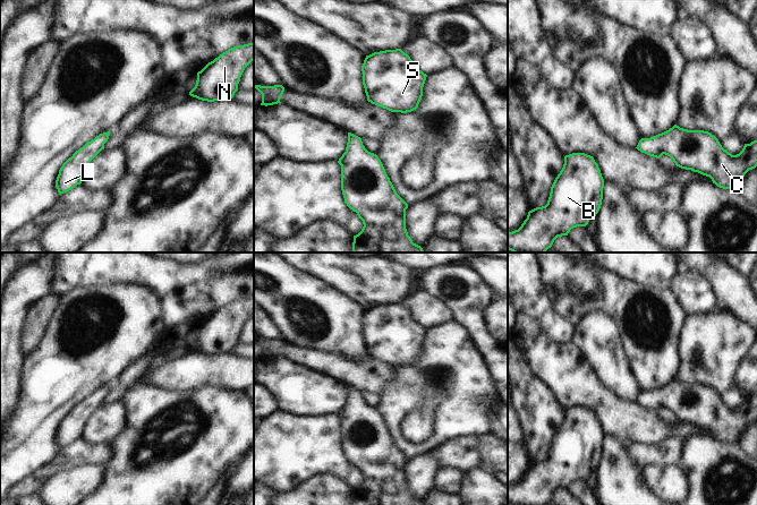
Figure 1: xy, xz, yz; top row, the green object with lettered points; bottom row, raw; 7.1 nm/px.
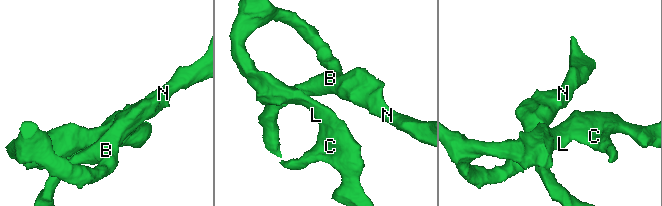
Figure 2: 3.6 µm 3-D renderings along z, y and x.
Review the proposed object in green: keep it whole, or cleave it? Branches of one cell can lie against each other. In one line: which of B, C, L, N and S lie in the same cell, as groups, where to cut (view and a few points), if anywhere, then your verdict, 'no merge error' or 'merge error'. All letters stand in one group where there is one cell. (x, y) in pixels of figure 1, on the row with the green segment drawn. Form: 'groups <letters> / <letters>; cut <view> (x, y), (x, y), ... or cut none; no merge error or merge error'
groups B C L N S; cut none; no merge error

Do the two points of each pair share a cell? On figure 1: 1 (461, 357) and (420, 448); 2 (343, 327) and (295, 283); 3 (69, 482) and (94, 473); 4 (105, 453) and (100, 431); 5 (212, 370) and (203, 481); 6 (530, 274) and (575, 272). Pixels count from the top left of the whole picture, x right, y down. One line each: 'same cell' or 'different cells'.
1: same cell
2: same cell
3: same cell
4: different cells
5: different cells
6: different cells

